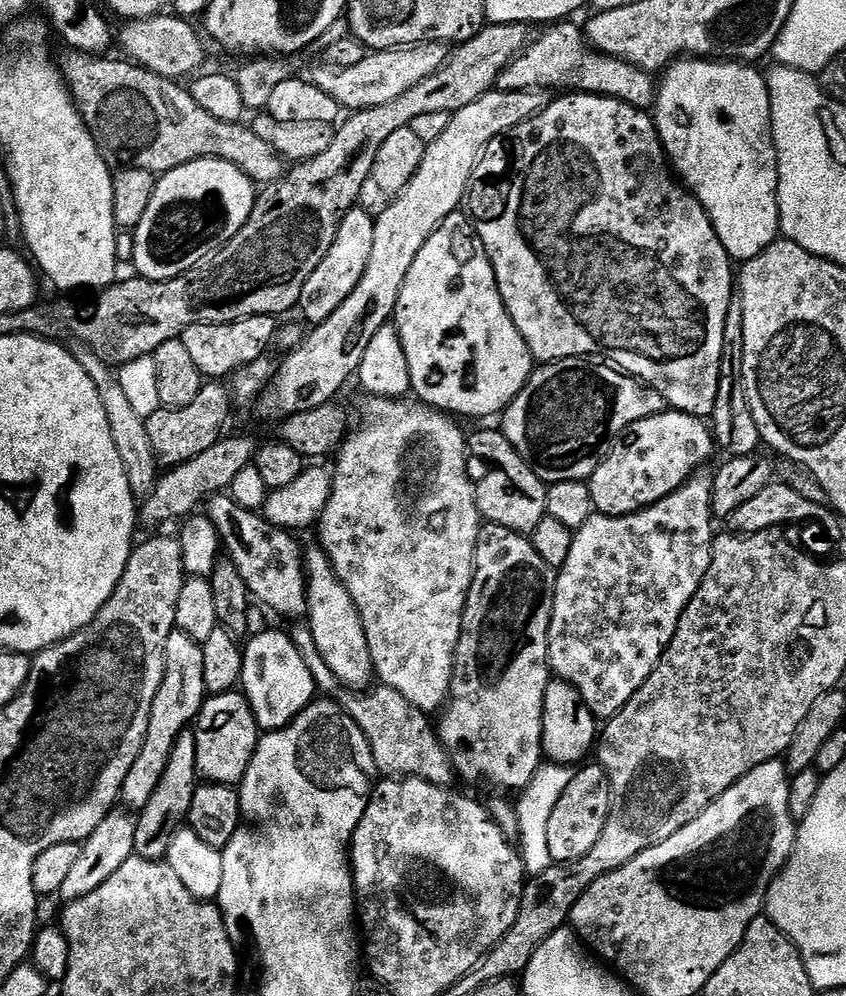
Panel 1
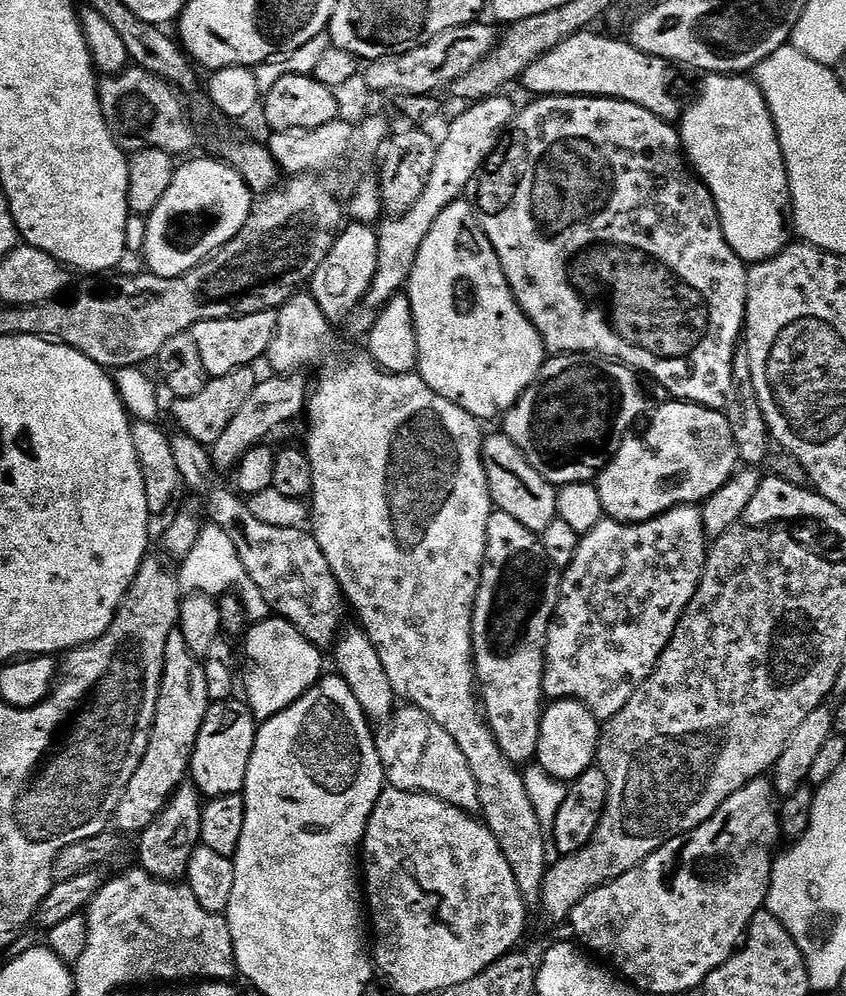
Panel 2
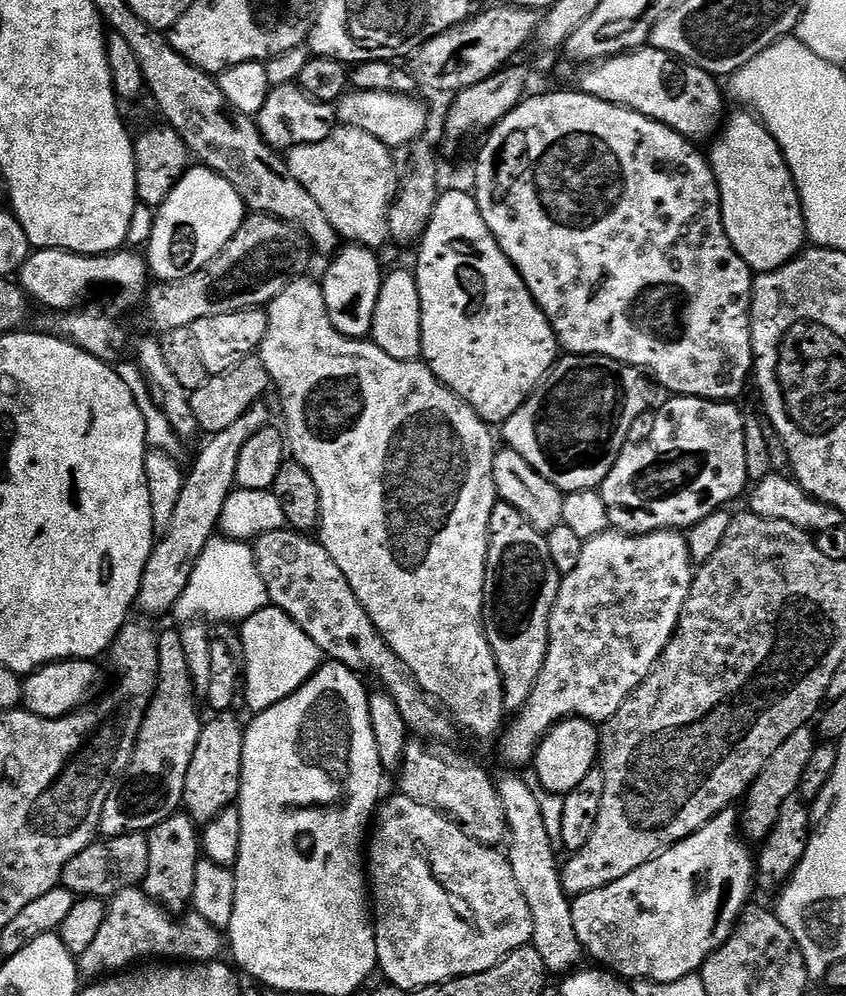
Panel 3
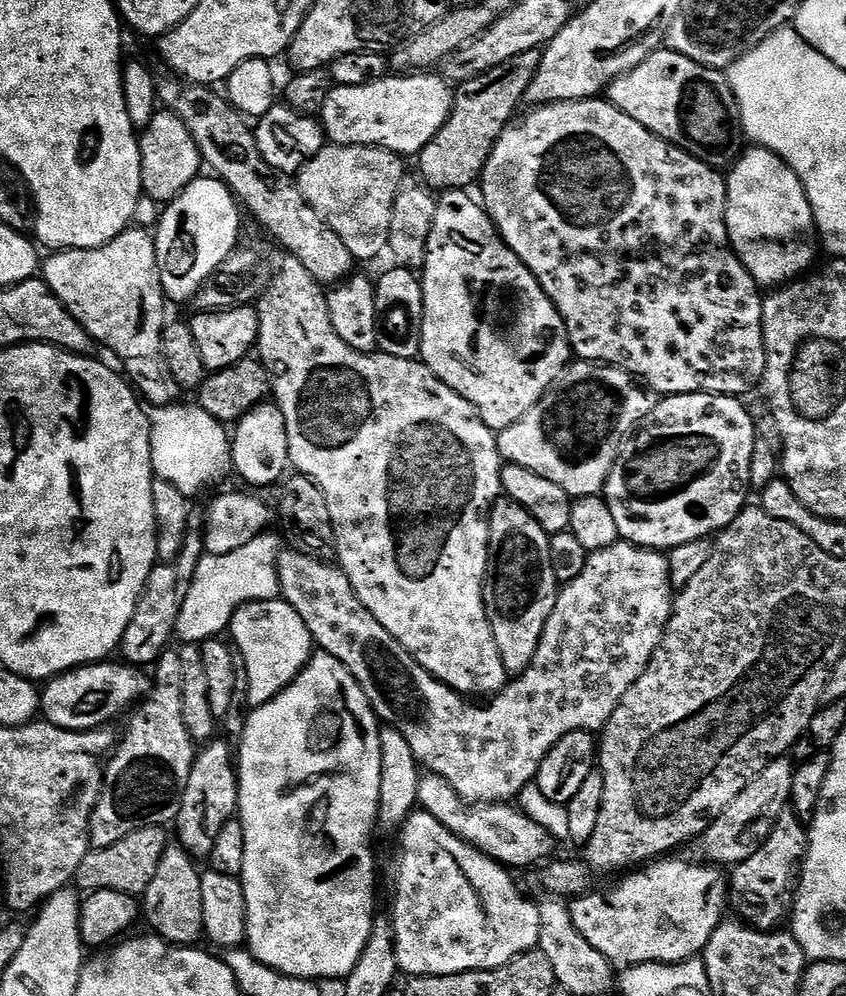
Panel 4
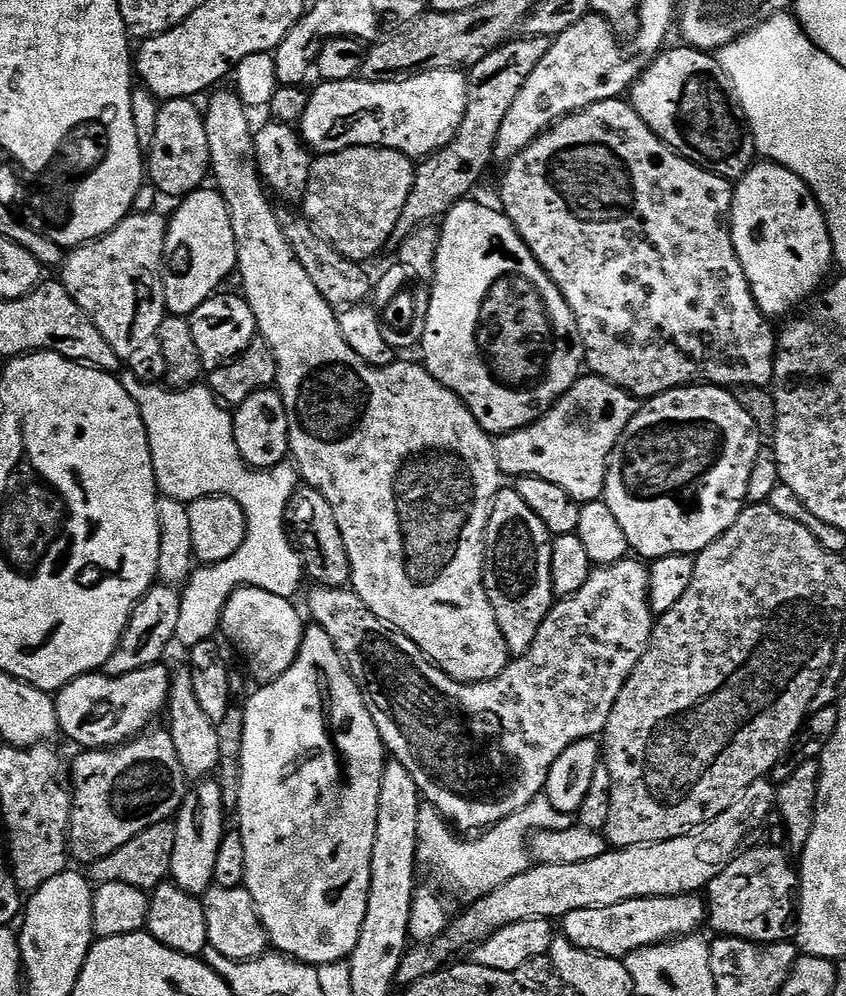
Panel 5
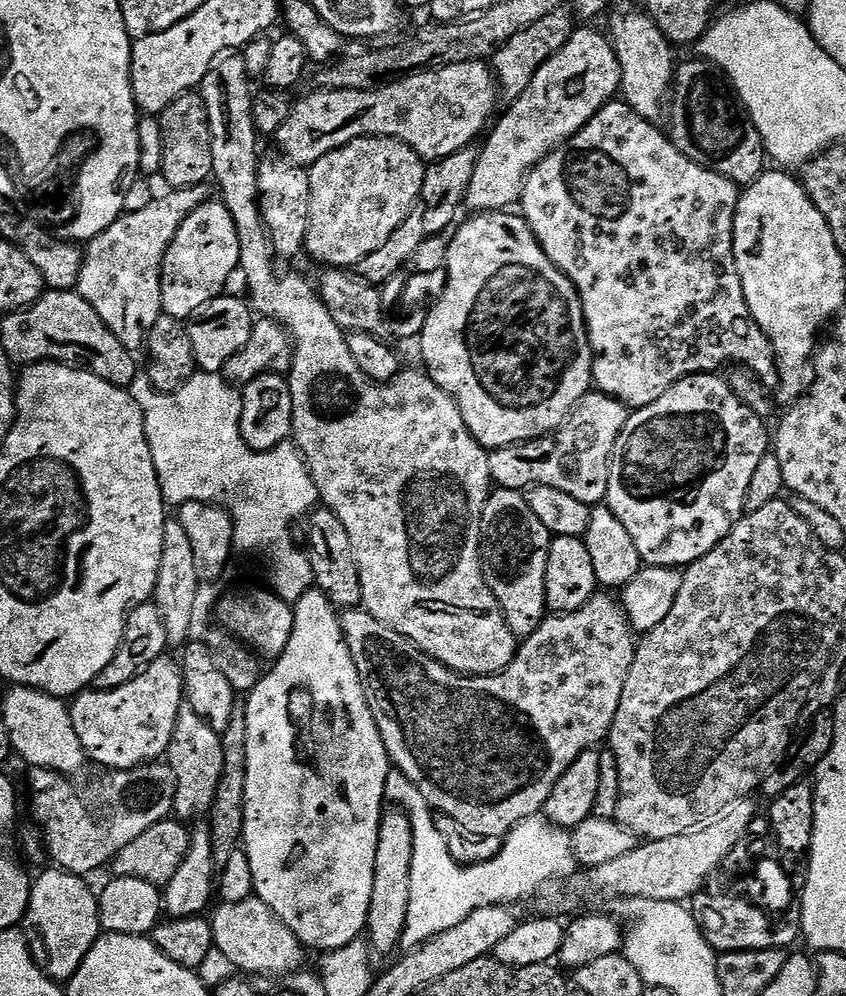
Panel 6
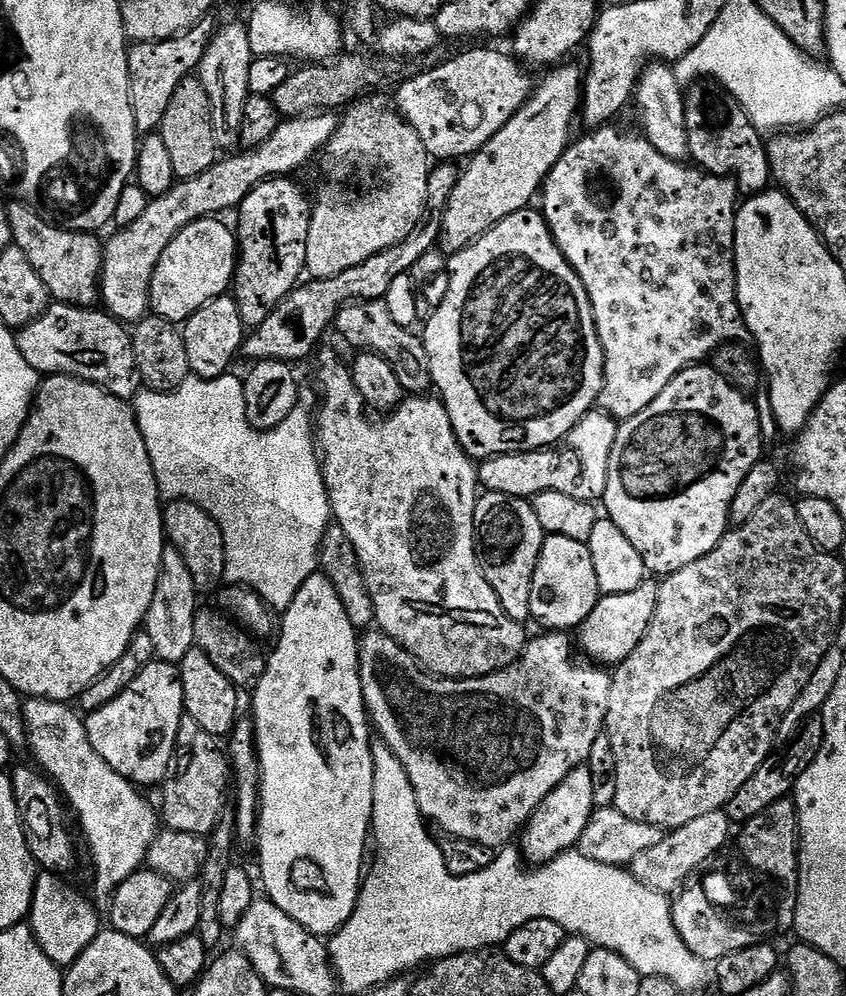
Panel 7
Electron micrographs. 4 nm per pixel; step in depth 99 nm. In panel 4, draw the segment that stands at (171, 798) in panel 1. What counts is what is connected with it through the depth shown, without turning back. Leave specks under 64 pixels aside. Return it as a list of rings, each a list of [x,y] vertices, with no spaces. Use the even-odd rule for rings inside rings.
[[[169,846],[162,854],[158,862],[158,870],[154,873],[154,879],[150,886],[146,886],[142,897],[142,920],[149,924],[151,931],[160,939],[173,946],[196,946],[201,943],[204,936],[204,923],[202,922],[202,882],[200,881],[201,869],[196,869],[197,864],[193,857],[189,856],[179,846]]]

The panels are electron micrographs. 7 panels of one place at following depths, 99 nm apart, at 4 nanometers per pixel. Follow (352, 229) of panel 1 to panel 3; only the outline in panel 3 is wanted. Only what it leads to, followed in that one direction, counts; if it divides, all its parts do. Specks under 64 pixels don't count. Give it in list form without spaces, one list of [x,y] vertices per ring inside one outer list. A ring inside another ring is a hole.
[[[344,246],[331,257],[332,265],[324,272],[322,287],[330,322],[344,336],[355,340],[365,339],[372,331],[374,306],[378,306],[378,294],[385,273],[380,272],[380,260],[371,248]]]

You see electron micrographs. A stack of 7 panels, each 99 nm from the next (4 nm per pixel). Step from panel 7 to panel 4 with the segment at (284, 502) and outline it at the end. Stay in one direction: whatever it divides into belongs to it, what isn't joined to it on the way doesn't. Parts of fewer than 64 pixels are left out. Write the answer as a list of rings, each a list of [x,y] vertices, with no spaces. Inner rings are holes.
[[[175,402],[160,407],[149,407],[148,429],[150,430],[150,446],[152,447],[152,470],[159,479],[170,482],[170,486],[176,486],[182,490],[186,497],[195,497],[195,492],[203,490],[207,484],[220,480],[224,471],[230,468],[230,432],[220,421],[215,420],[206,410],[202,410],[199,403],[182,404]],[[268,535],[254,537],[250,542],[246,542],[246,546],[242,546],[242,550],[234,550],[225,556],[213,556],[198,562],[190,594],[186,594],[186,602],[182,602],[182,610],[176,623],[175,635],[179,639],[181,636],[184,644],[200,646],[205,640],[227,633],[232,616],[242,605],[259,600],[274,600],[281,595],[277,555],[282,544],[279,539],[276,541]]]

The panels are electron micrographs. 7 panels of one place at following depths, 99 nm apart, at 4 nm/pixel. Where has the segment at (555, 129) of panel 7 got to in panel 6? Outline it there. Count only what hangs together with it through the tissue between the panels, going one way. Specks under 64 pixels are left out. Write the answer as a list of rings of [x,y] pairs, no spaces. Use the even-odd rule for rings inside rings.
[[[592,26],[577,27],[566,46],[550,57],[534,78],[530,78],[530,86],[507,105],[504,117],[491,125],[488,141],[480,148],[480,157],[464,195],[469,213],[511,209],[519,201],[532,168],[559,144],[576,136],[578,130],[598,115],[619,91],[620,63],[609,37],[595,32]]]

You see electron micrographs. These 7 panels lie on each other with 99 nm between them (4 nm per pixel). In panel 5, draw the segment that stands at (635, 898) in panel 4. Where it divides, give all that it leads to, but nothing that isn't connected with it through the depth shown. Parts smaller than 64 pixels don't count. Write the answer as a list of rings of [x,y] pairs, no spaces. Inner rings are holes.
[[[699,895],[659,896],[658,898],[638,898],[630,902],[618,902],[618,906],[602,906],[598,910],[570,910],[562,918],[562,935],[574,946],[586,952],[597,952],[599,956],[623,958],[632,952],[649,948],[655,944],[664,944],[681,936],[690,936],[697,931],[699,924],[706,920],[706,904]]]

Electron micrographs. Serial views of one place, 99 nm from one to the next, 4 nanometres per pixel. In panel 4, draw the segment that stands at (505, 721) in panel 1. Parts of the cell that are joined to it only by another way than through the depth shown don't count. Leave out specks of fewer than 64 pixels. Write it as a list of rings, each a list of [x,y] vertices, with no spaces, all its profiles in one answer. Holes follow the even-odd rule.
[[[501,498],[488,514],[488,569],[484,575],[484,609],[498,642],[502,666],[510,674],[527,670],[542,630],[556,605],[558,585],[546,578],[548,571],[548,533],[530,518],[530,514],[513,500]]]

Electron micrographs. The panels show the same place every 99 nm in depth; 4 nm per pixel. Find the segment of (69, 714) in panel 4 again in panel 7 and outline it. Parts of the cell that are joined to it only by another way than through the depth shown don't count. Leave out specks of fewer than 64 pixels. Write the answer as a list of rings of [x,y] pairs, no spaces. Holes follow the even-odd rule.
[[[155,659],[126,690],[122,690],[122,694],[118,694],[118,698],[114,698],[114,702],[106,702],[102,710],[87,713],[84,725],[90,746],[94,746],[118,774],[137,786],[159,785],[173,767],[178,730],[185,715],[179,667]]]

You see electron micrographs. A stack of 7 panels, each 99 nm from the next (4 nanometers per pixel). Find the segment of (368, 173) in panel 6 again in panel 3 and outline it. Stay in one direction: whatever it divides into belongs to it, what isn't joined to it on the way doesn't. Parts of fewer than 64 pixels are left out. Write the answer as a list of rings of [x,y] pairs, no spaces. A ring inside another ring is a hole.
[[[338,126],[322,142],[298,146],[287,153],[288,172],[306,186],[341,241],[352,246],[380,250],[389,243],[388,208],[396,195],[396,162],[393,149],[374,134]]]

